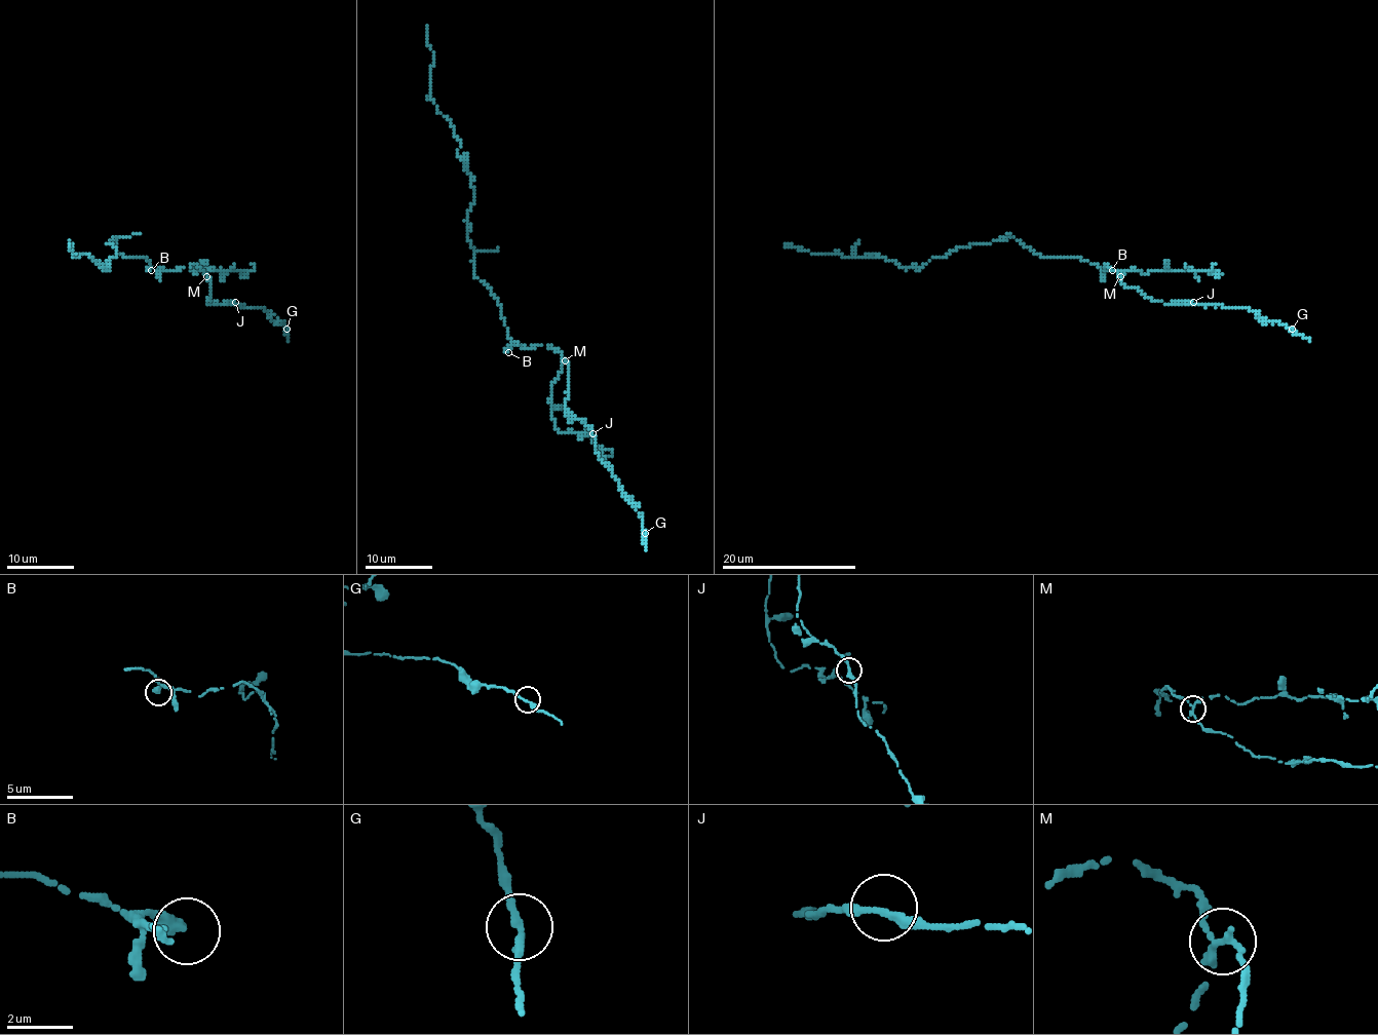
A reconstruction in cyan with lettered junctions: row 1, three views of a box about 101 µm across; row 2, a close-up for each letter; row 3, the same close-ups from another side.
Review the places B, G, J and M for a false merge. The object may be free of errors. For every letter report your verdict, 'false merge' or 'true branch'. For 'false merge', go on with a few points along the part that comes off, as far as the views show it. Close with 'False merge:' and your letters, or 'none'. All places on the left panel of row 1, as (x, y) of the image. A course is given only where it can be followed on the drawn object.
B: true branch
G: true branch
J: true branch
M: false merge; course (206, 276), (204, 270), (194, 273), (193, 270), (250, 271), (252, 263)
False merge: M

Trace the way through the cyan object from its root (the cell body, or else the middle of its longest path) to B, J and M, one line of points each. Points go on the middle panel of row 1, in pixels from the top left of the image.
B: (500, 307), (507, 336), (512, 343), (508, 352)
J: (500, 307), (507, 336), (512, 341), (529, 349), (540, 344), (552, 346), (568, 361), (566, 407), (592, 433)
M: (500, 307), (507, 336), (512, 341), (529, 349), (540, 344), (552, 346), (564, 361)

